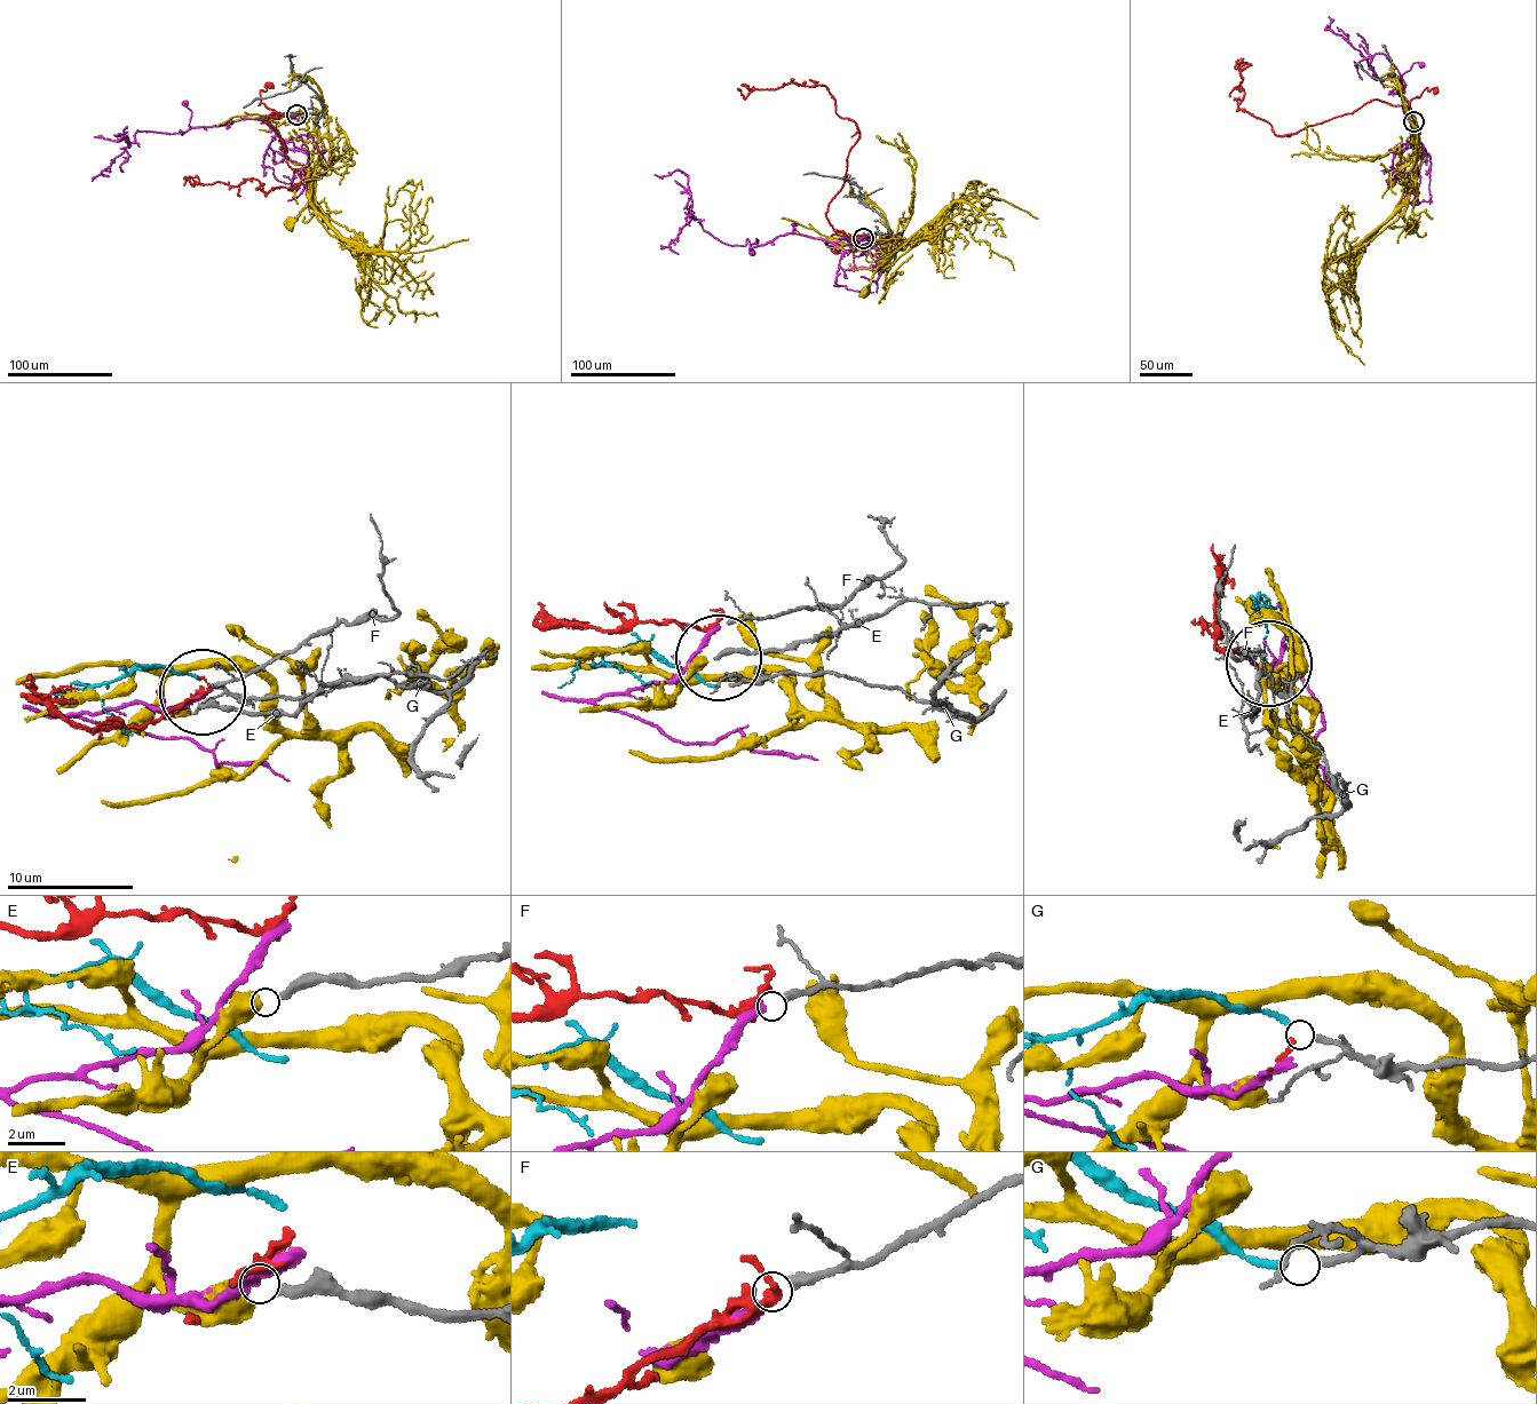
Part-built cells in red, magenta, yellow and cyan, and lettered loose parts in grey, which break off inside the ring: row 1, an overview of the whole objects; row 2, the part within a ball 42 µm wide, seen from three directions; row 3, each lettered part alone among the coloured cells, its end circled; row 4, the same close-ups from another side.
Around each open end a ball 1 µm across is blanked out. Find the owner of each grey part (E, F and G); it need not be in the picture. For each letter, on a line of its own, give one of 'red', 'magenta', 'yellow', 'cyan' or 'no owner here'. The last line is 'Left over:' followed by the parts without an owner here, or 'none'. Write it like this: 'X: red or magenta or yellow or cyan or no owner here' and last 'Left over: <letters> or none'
E: no owner here
F: magenta
G: cyan
Left over: E

